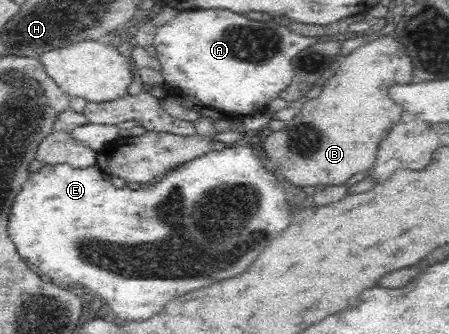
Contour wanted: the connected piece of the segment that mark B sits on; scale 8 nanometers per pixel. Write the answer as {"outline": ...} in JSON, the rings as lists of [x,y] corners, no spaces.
{"outline":[[[378,36],[362,47],[353,49],[344,57],[344,63],[326,81],[322,92],[315,99],[303,99],[303,106],[298,114],[286,123],[280,131],[270,133],[266,138],[256,138],[256,143],[264,143],[276,169],[276,174],[290,181],[294,191],[308,185],[342,185],[346,179],[364,170],[370,170],[378,157],[380,142],[388,132],[400,121],[403,109],[388,95],[388,87],[412,82],[413,66],[404,52],[404,47],[393,36]]]}

